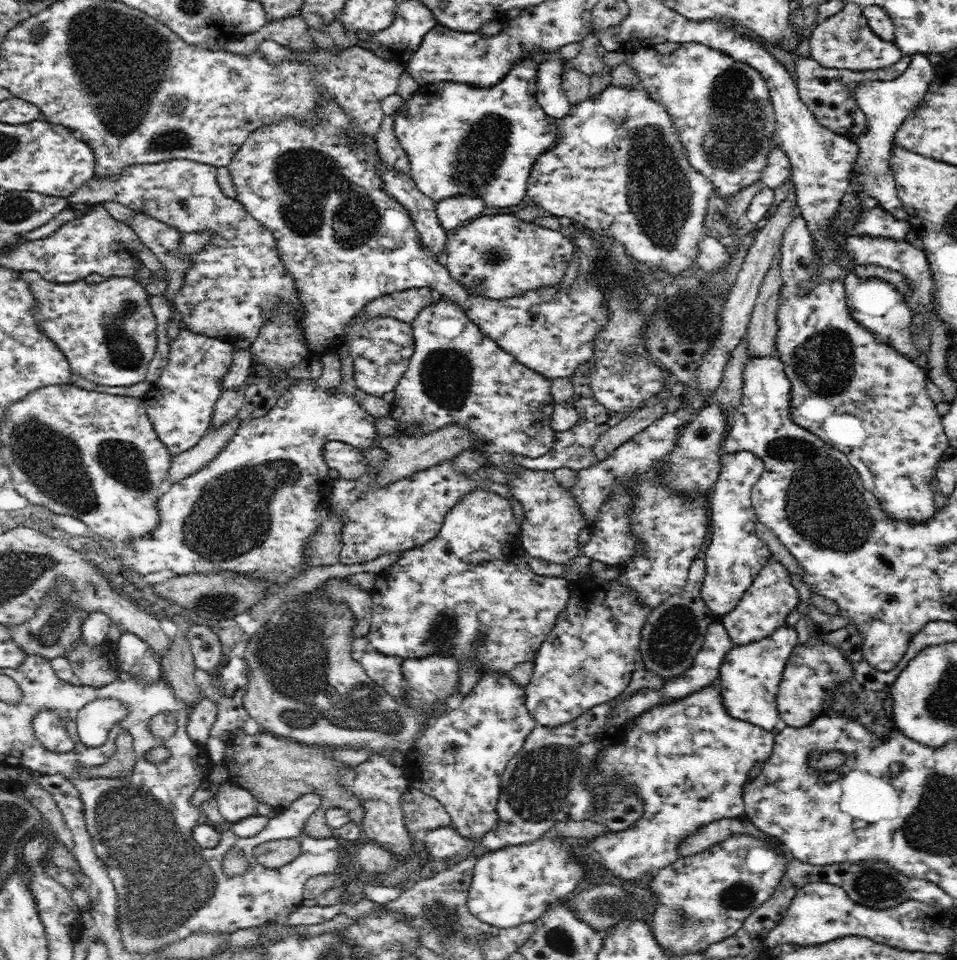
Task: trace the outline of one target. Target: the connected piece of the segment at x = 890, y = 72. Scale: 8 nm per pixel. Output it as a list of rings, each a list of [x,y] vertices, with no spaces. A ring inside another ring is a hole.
[[[796,52],[798,56],[794,58],[795,61],[795,73],[797,75],[797,87],[799,90],[800,98],[802,102],[812,111],[814,117],[817,119],[817,123],[829,130],[832,130],[835,134],[846,136],[848,139],[854,140],[858,136],[862,136],[866,132],[866,126],[868,126],[868,120],[864,115],[864,111],[860,110],[856,99],[850,95],[850,86],[856,84],[856,82],[866,82],[866,80],[874,81],[893,81],[897,79],[910,64],[910,55],[903,54],[902,58],[896,64],[881,68],[878,70],[850,70],[848,68],[824,68],[817,60],[814,60],[810,55],[807,57],[800,56],[799,52]]]

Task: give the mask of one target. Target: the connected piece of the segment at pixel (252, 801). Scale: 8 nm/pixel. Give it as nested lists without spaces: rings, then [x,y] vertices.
[[[228,780],[220,784],[215,798],[222,817],[231,823],[241,821],[256,813],[256,804],[258,804],[256,797],[248,789],[236,786]]]

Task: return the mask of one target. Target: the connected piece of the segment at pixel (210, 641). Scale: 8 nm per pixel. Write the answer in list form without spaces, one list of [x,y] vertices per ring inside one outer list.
[[[192,624],[186,632],[186,639],[190,641],[195,667],[205,672],[216,674],[224,662],[222,645],[211,627]]]

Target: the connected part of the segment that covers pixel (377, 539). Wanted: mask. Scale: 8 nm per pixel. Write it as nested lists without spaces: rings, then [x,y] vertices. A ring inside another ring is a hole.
[[[392,414],[375,417],[375,425],[376,438],[373,445],[370,448],[361,450],[365,462],[369,464],[369,471],[363,478],[344,479],[338,477],[333,481],[331,486],[329,500],[331,501],[333,512],[335,512],[337,516],[341,516],[341,521],[343,522],[342,548],[339,556],[339,562],[342,564],[370,562],[370,560],[374,560],[378,558],[378,556],[382,556],[382,554],[404,552],[416,546],[422,546],[422,544],[426,544],[426,542],[432,540],[432,538],[438,534],[438,530],[440,530],[440,526],[442,526],[442,520],[444,520],[450,508],[454,508],[454,506],[464,498],[464,494],[478,489],[480,482],[490,480],[490,482],[508,485],[510,475],[508,475],[504,469],[496,467],[496,465],[482,467],[481,464],[479,469],[475,472],[475,475],[470,479],[470,475],[456,471],[456,469],[454,469],[454,459],[450,459],[436,466],[430,466],[430,468],[425,468],[424,470],[411,474],[409,477],[378,487],[378,485],[376,485],[376,474],[378,474],[382,462],[388,458],[388,453],[380,448],[380,440],[382,440],[384,436],[412,436],[412,434],[418,430],[418,427],[406,427],[402,421],[394,419],[394,415]]]

